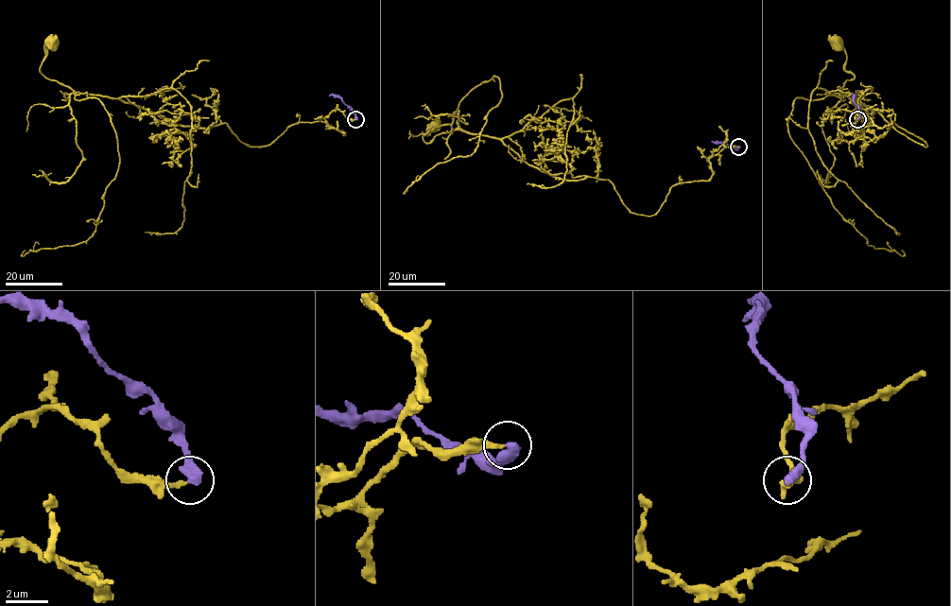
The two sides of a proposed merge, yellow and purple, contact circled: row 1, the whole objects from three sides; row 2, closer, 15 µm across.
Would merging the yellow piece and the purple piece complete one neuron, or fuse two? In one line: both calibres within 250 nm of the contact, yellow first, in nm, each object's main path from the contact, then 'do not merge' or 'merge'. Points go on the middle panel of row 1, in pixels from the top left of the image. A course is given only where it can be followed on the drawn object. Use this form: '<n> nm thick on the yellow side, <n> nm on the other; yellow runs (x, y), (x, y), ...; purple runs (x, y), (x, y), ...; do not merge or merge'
240 nm thick on the yellow side, 550 nm on the other; yellow runs (738, 147), (648, 216), (608, 180), (550, 176), (497, 138), (456, 129), (426, 143), (434, 126); purple runs (738, 147), (734, 148), (726, 142), (712, 142); do not merge

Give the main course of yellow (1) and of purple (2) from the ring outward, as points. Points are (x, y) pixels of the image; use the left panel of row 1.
1: (355, 119), (334, 110), (329, 128), (297, 122), (250, 146), (226, 123), (179, 125), (49, 79), (52, 42)
2: (355, 119), (354, 112), (340, 97), (329, 95)

